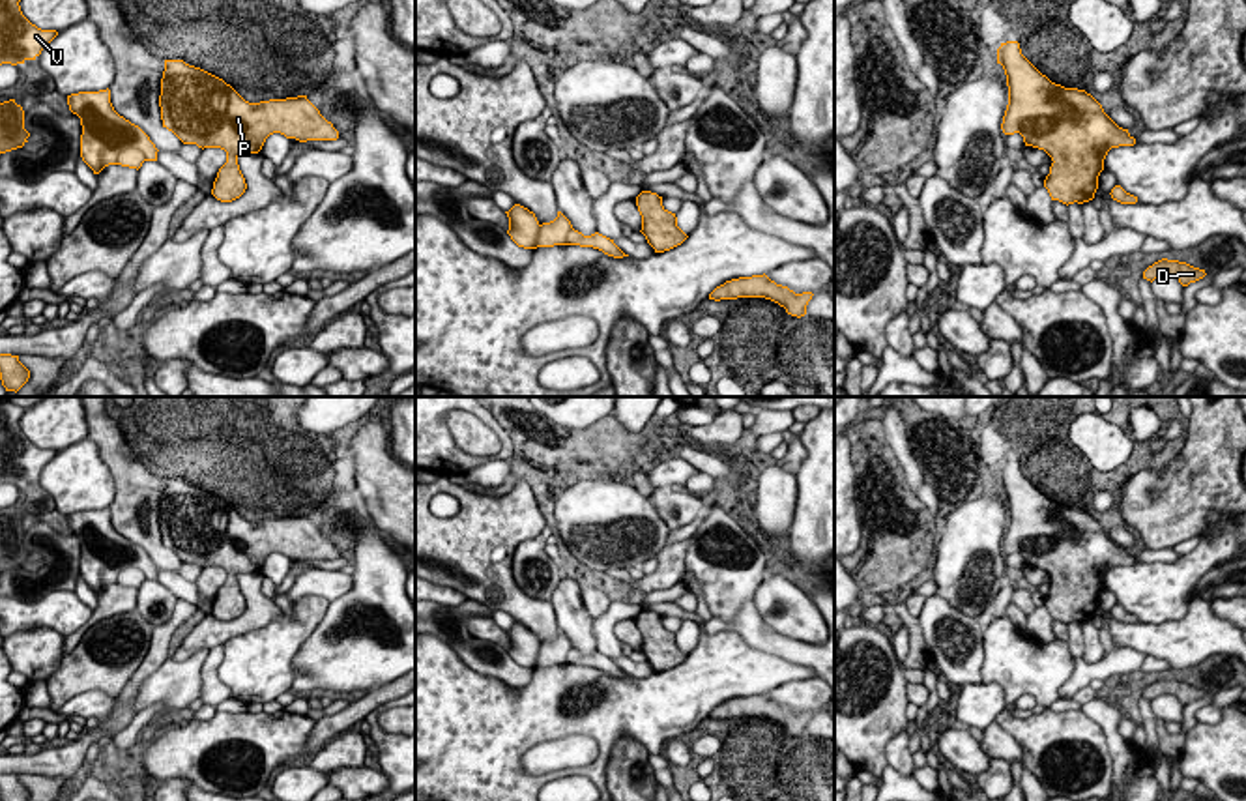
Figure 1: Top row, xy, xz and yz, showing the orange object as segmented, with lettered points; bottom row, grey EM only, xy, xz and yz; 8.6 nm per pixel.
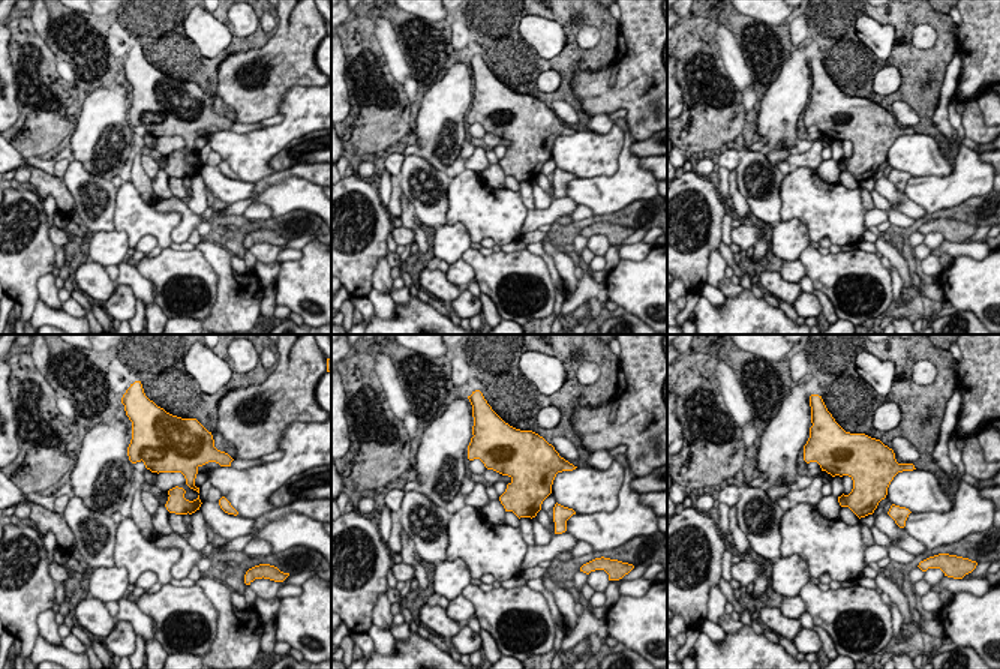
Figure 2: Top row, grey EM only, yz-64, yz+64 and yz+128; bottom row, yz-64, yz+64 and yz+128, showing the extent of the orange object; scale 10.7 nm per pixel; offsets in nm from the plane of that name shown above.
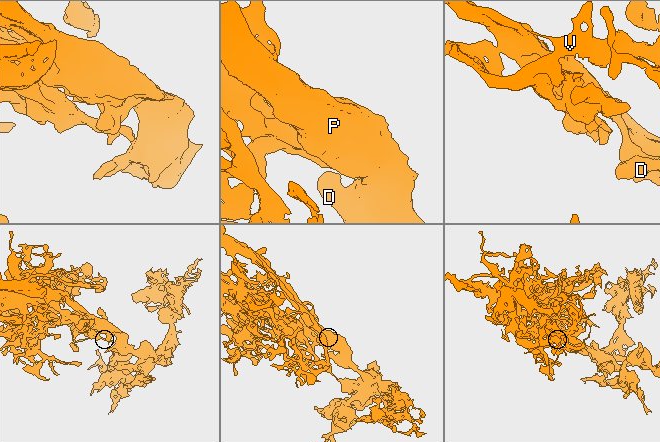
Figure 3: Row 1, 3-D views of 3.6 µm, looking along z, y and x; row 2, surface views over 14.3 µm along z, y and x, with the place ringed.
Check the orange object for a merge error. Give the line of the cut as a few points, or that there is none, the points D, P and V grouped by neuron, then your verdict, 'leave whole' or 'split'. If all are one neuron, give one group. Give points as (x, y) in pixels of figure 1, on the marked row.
cut xz (650, 191), (648, 212), (642, 218); groups D P / V; split

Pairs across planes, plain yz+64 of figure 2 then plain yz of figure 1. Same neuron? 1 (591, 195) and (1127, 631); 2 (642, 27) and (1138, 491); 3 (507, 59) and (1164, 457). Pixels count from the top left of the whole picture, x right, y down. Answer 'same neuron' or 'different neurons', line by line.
1: same neuron
2: same neuron
3: same neuron

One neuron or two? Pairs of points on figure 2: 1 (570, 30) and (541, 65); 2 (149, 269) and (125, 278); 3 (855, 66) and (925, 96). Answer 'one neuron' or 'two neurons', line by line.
1: one neuron
2: two neurons
3: one neuron

